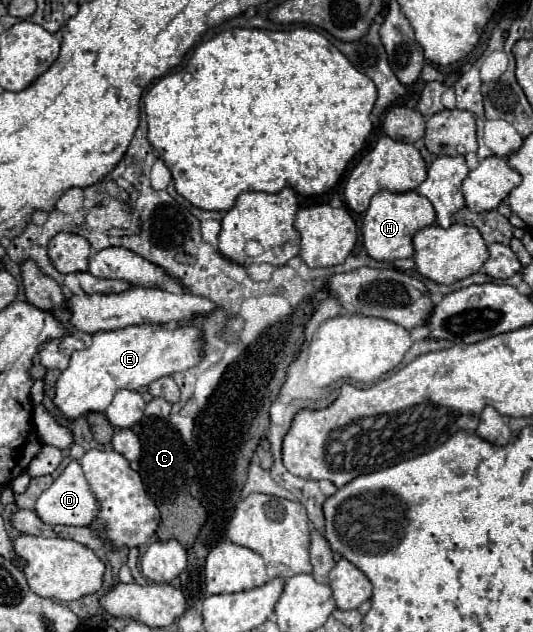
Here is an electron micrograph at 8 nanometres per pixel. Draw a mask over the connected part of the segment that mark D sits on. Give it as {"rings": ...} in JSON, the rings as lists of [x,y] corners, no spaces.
{"rings":[[[73,460],[69,466],[55,478],[55,482],[37,498],[35,502],[35,514],[45,524],[67,524],[67,526],[89,526],[91,520],[95,520],[97,512],[95,496],[91,496],[91,490],[87,486],[87,480],[83,476],[83,470],[79,468],[79,462]]]}

